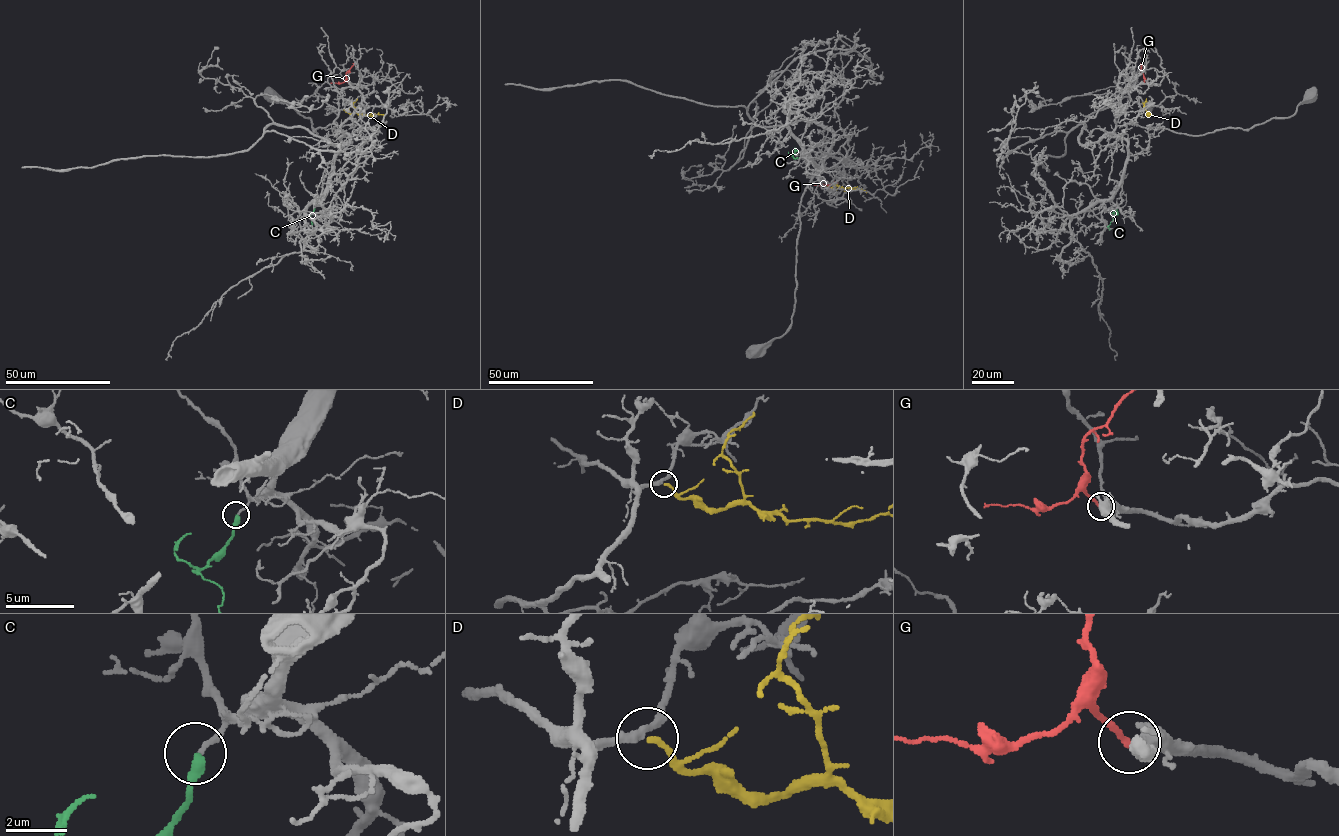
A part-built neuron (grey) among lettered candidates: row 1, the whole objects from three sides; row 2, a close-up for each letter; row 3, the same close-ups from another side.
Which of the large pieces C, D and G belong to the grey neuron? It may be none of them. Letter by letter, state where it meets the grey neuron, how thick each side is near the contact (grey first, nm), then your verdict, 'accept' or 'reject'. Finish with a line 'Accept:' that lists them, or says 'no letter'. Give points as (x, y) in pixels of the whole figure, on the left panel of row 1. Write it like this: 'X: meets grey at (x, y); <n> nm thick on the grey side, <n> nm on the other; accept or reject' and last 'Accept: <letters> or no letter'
C: meets grey at (314, 208); 160 nm thick on the grey side, 360 nm on the other; accept
D: meets grey at (343, 109); 280 nm thick on the grey side, 190 nm on the other; accept
G: meets grey at (348, 83); 360 nm thick on the grey side, 200 nm on the other; reject
Accept: C, D

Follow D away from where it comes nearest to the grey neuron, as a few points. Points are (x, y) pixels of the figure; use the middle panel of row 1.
D: (826, 187), (860, 189), (866, 192)

